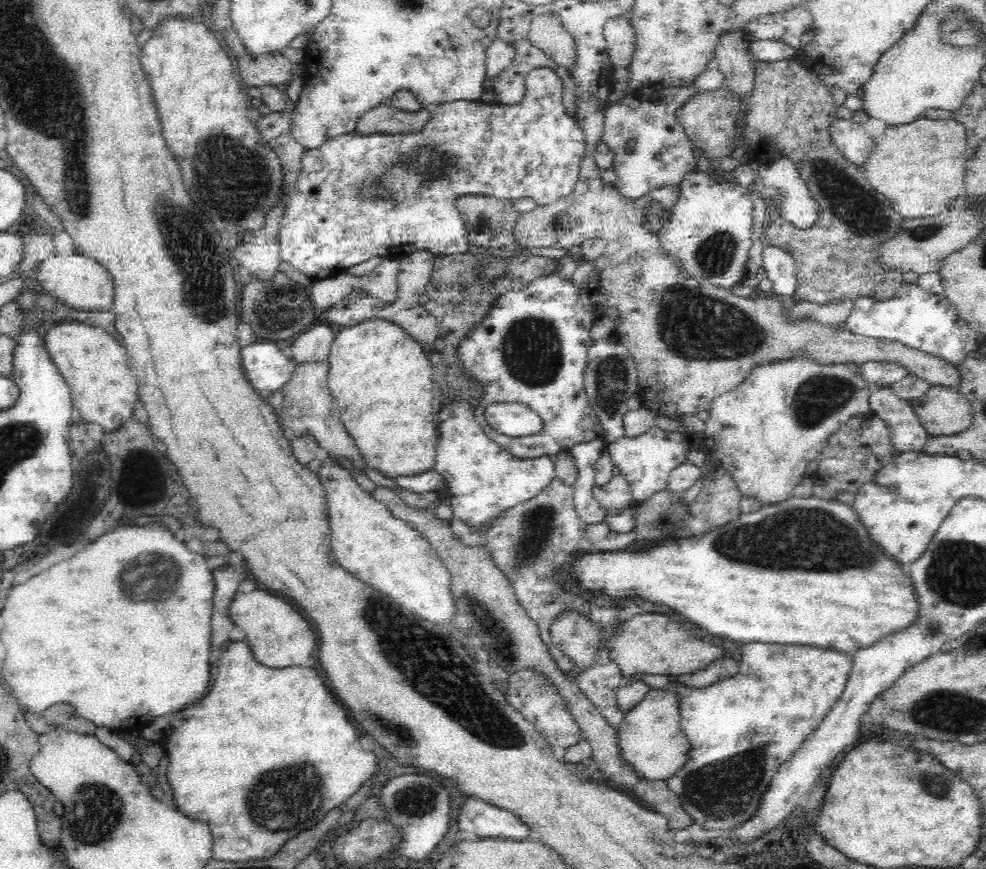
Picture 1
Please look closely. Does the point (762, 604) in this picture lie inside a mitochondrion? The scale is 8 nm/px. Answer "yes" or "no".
no

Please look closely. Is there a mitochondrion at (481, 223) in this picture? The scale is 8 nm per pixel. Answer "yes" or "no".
yes

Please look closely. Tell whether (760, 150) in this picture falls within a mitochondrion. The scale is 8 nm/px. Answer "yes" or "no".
no

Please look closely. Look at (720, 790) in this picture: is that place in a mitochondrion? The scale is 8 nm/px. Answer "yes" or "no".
yes

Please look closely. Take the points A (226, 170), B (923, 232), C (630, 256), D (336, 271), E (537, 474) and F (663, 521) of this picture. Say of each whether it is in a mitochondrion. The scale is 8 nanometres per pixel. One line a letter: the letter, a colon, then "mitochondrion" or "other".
A: mitochondrion
B: mitochondrion
C: other
D: other
E: other
F: mitochondrion

